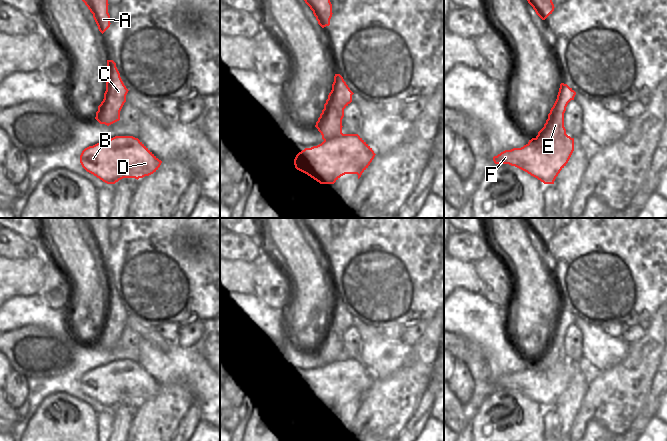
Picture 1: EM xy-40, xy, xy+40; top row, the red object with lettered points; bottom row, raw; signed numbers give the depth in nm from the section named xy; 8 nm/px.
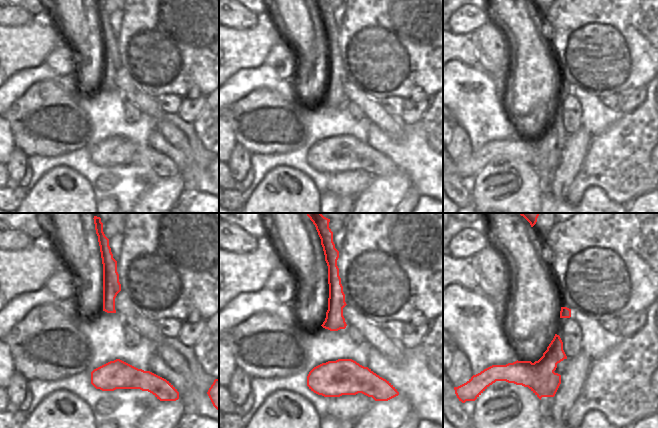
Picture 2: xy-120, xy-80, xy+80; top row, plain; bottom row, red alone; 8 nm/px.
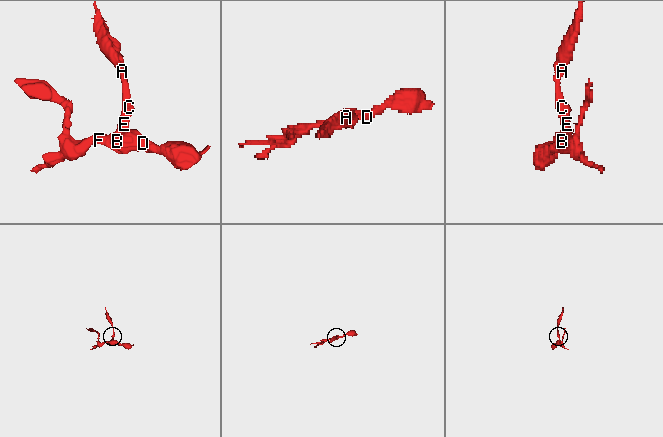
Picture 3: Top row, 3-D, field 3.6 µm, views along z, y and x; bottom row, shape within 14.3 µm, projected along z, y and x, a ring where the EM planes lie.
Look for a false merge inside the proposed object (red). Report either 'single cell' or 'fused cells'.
fused cells

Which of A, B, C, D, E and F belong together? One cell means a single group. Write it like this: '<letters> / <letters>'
A C E / B D F

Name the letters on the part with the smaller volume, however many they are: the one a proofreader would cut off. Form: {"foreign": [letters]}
{"foreign": ["A", "C", "E"]}

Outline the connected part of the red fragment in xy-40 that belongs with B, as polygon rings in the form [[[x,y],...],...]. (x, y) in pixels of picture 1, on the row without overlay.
[[[115,360],[85,372],[80,379],[82,391],[107,408],[115,408],[123,402],[143,402],[156,396],[162,385],[159,384],[138,362]]]

